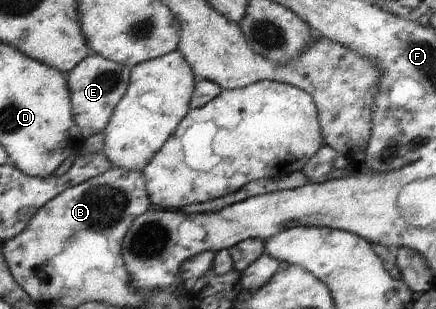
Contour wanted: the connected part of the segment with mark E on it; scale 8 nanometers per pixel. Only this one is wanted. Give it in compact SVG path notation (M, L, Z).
M92 53L80 61L72 71L66 73L72 103L72 117L84 138L104 131L116 105L126 93L131 68L120 65L100 54Z

